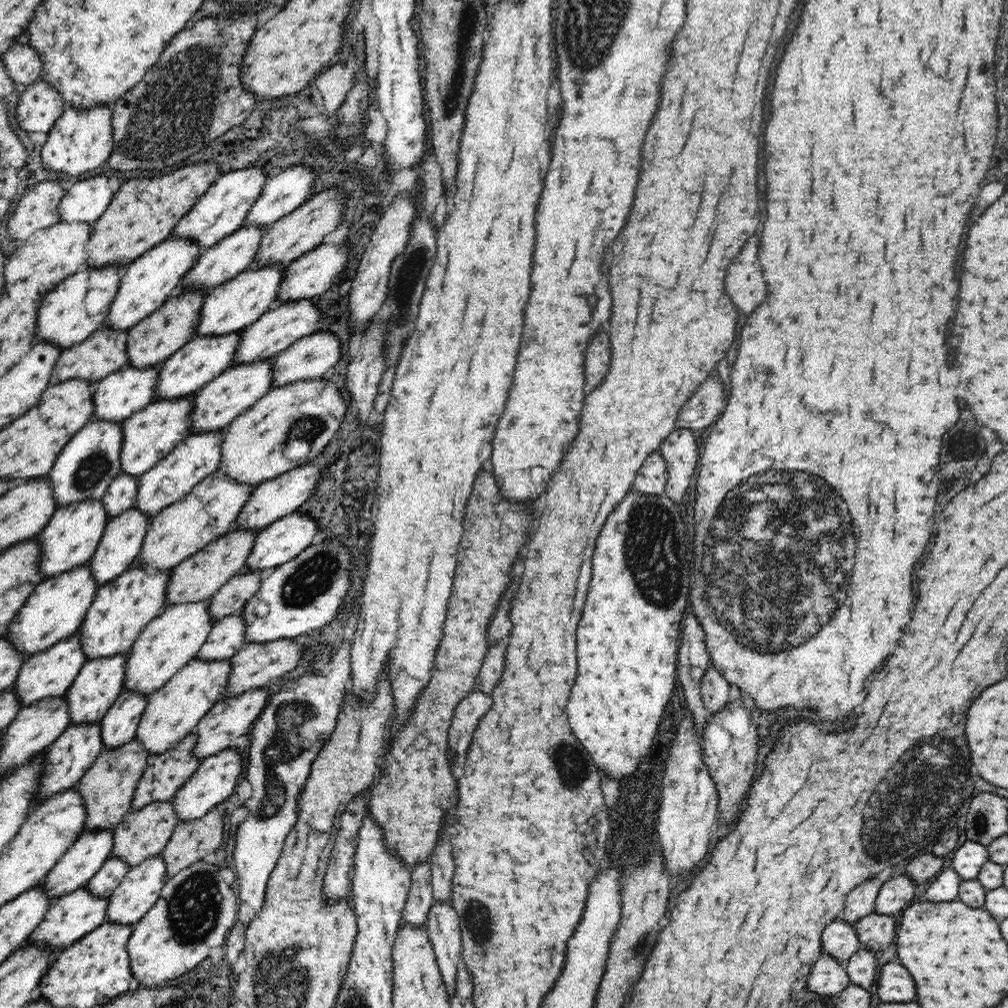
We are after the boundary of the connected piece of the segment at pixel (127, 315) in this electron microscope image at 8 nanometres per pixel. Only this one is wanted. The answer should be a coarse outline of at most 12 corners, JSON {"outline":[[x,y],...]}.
{"outline":[[170,235],[126,265],[106,324],[130,330],[203,250]]}

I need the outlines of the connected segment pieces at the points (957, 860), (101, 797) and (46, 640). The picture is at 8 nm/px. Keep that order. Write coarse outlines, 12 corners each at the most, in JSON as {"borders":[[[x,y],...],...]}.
{"borders":[[[972,840],[954,852],[952,869],[976,880],[990,861],[987,846]],[[106,747],[77,786],[86,826],[114,828],[132,809],[150,751]],[[88,562],[46,578],[6,637],[28,656],[80,629],[101,584]]]}

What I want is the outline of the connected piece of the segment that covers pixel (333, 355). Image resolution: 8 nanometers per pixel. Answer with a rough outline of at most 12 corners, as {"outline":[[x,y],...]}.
{"outline":[[318,329],[275,357],[273,388],[320,378],[342,358],[336,332]]}

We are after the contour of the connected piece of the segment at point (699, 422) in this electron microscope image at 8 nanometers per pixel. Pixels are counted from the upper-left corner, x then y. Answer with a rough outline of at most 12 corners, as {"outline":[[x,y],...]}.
{"outline":[[709,377],[682,406],[675,427],[699,435],[726,408],[720,380]]}

